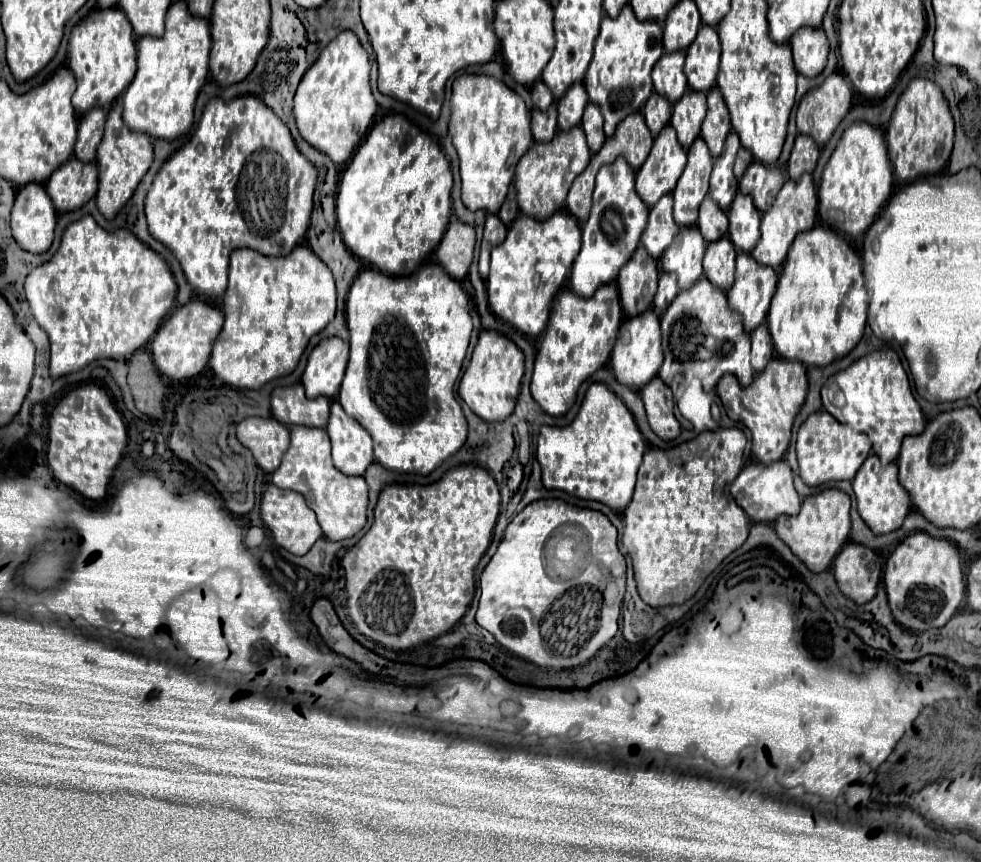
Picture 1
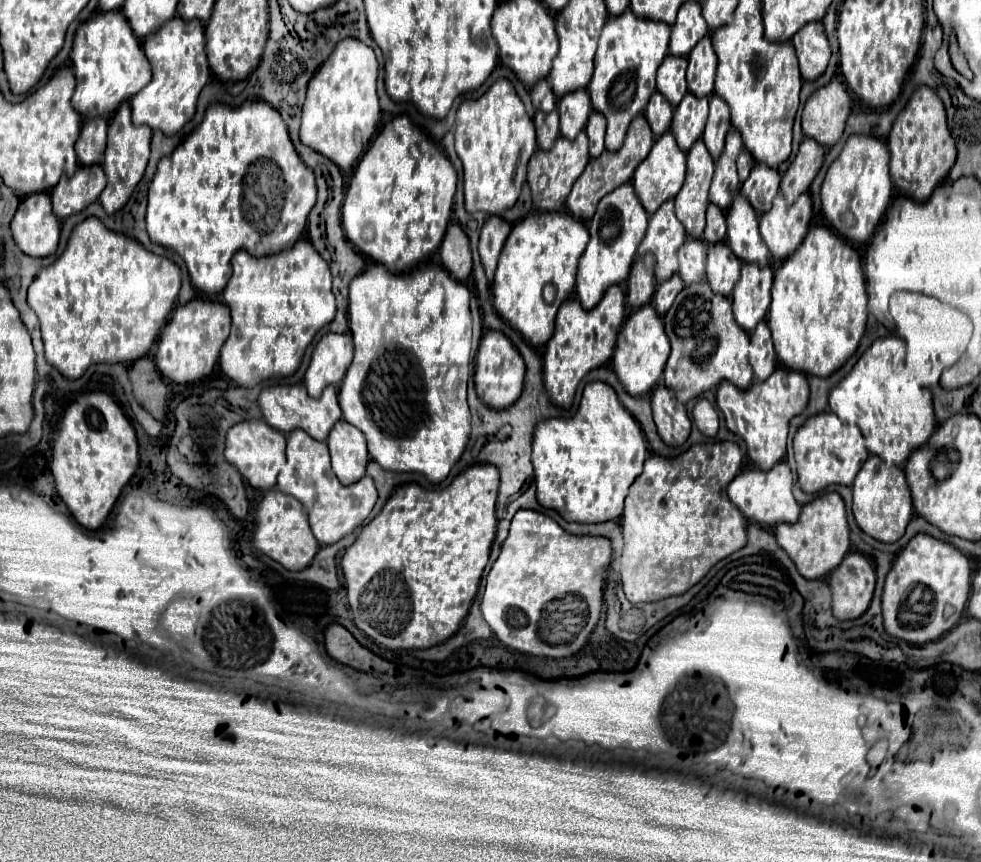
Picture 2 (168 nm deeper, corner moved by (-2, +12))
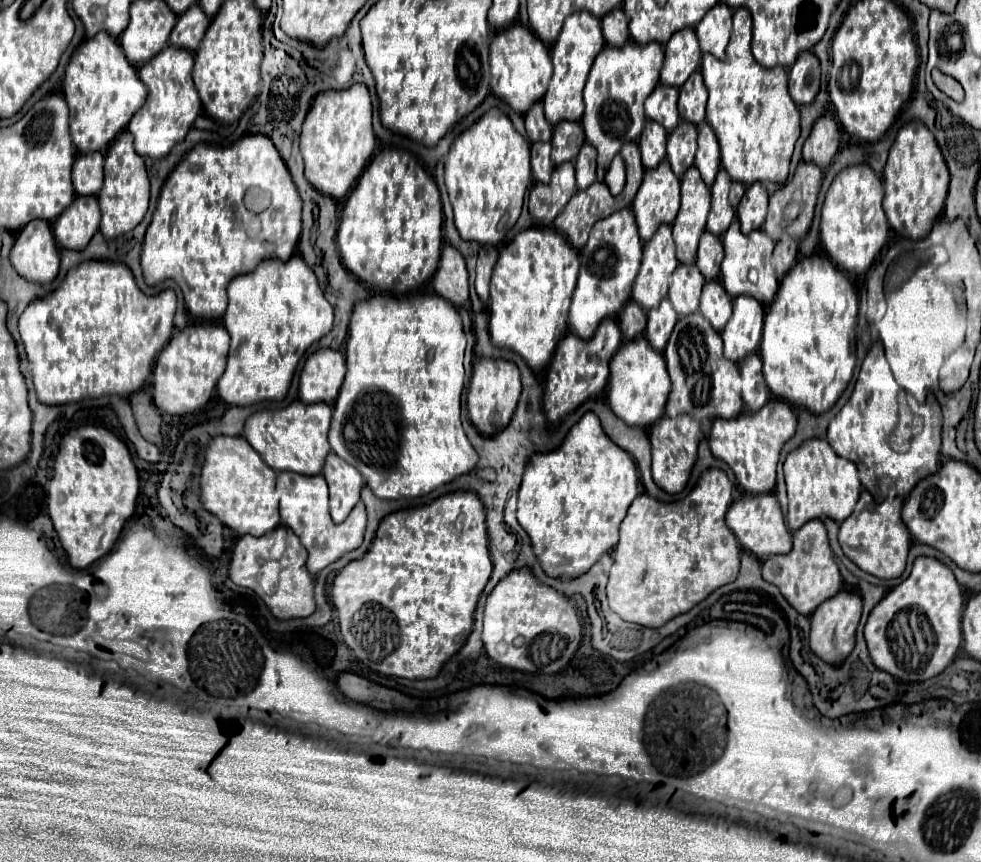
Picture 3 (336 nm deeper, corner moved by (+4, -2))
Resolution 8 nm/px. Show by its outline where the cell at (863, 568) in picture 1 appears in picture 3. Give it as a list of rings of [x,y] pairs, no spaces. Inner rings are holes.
[[[841,589],[837,595],[829,597],[825,603],[821,603],[813,613],[811,613],[811,649],[823,657],[829,663],[839,665],[841,661],[845,661],[845,657],[851,653],[853,645],[855,645],[855,631],[861,619],[861,611],[863,611],[863,599],[859,593],[855,591],[847,591]]]

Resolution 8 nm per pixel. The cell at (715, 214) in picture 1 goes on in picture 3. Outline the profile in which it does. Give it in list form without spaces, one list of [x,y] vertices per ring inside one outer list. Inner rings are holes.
[[[705,231],[699,241],[699,251],[697,251],[697,267],[705,275],[705,279],[719,277],[719,267],[723,259],[723,247],[717,235]]]

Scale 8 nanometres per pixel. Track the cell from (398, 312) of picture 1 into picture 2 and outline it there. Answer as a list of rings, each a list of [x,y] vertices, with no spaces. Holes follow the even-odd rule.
[[[373,265],[369,267],[365,273],[359,273],[359,277],[355,277],[351,281],[351,289],[349,289],[349,329],[353,335],[353,345],[355,345],[355,355],[353,355],[353,363],[347,369],[347,375],[339,387],[339,405],[343,411],[343,419],[351,425],[355,425],[367,441],[367,451],[371,455],[373,461],[377,461],[383,469],[387,471],[395,471],[395,473],[421,473],[425,475],[429,481],[433,483],[441,483],[451,467],[461,459],[469,435],[471,435],[471,413],[469,413],[469,405],[467,405],[467,381],[469,381],[469,361],[471,361],[471,313],[469,313],[469,289],[455,281],[443,267],[419,267],[411,273],[403,273],[403,275],[395,275],[389,273],[383,265]]]

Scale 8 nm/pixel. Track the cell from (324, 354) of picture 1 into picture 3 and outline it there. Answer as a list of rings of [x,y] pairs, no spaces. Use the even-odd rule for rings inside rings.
[[[321,349],[313,353],[303,371],[299,383],[299,397],[309,403],[333,403],[345,377],[345,357],[339,351]]]

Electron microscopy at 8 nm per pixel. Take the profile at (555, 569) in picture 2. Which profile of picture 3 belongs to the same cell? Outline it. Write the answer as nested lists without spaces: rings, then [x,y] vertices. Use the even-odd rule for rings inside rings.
[[[515,567],[485,599],[481,639],[487,655],[499,665],[531,673],[557,673],[569,663],[581,643],[579,609],[573,597],[541,583],[531,567]],[[517,637],[525,639],[521,647],[513,645]]]

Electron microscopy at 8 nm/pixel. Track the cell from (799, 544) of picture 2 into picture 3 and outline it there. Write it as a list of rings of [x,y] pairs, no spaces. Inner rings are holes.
[[[811,519],[793,533],[793,549],[789,555],[771,555],[763,561],[763,577],[775,583],[789,603],[803,615],[811,615],[819,603],[835,595],[841,587],[841,573],[829,547],[829,535],[821,519]]]

